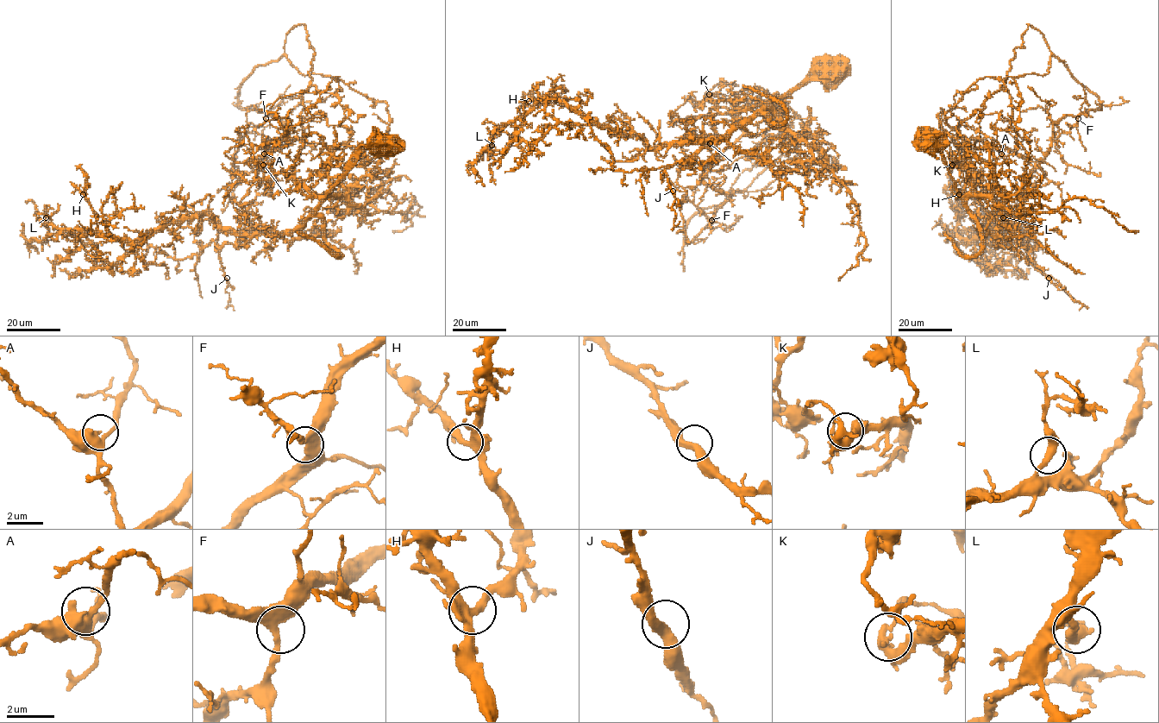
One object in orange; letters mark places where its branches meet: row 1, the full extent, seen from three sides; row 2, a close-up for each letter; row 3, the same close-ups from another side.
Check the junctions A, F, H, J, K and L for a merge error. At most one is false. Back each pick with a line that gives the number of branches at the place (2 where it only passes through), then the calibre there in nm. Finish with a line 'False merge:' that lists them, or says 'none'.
K: 2 branches meet; 340 nm thick
False merge: K

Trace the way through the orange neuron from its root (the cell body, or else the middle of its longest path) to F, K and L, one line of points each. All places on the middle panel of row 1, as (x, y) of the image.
F: (829, 67), (768, 104), (795, 138), (811, 136), (744, 134), (704, 171), (704, 181), (729, 195), (711, 220)
K: (829, 67), (767, 104), (754, 104), (738, 111), (720, 113), (717, 104), (709, 94)
L: (829, 67), (711, 138), (651, 147), (624, 132), (599, 126), (555, 100), (541, 98), (509, 121), (491, 145)

